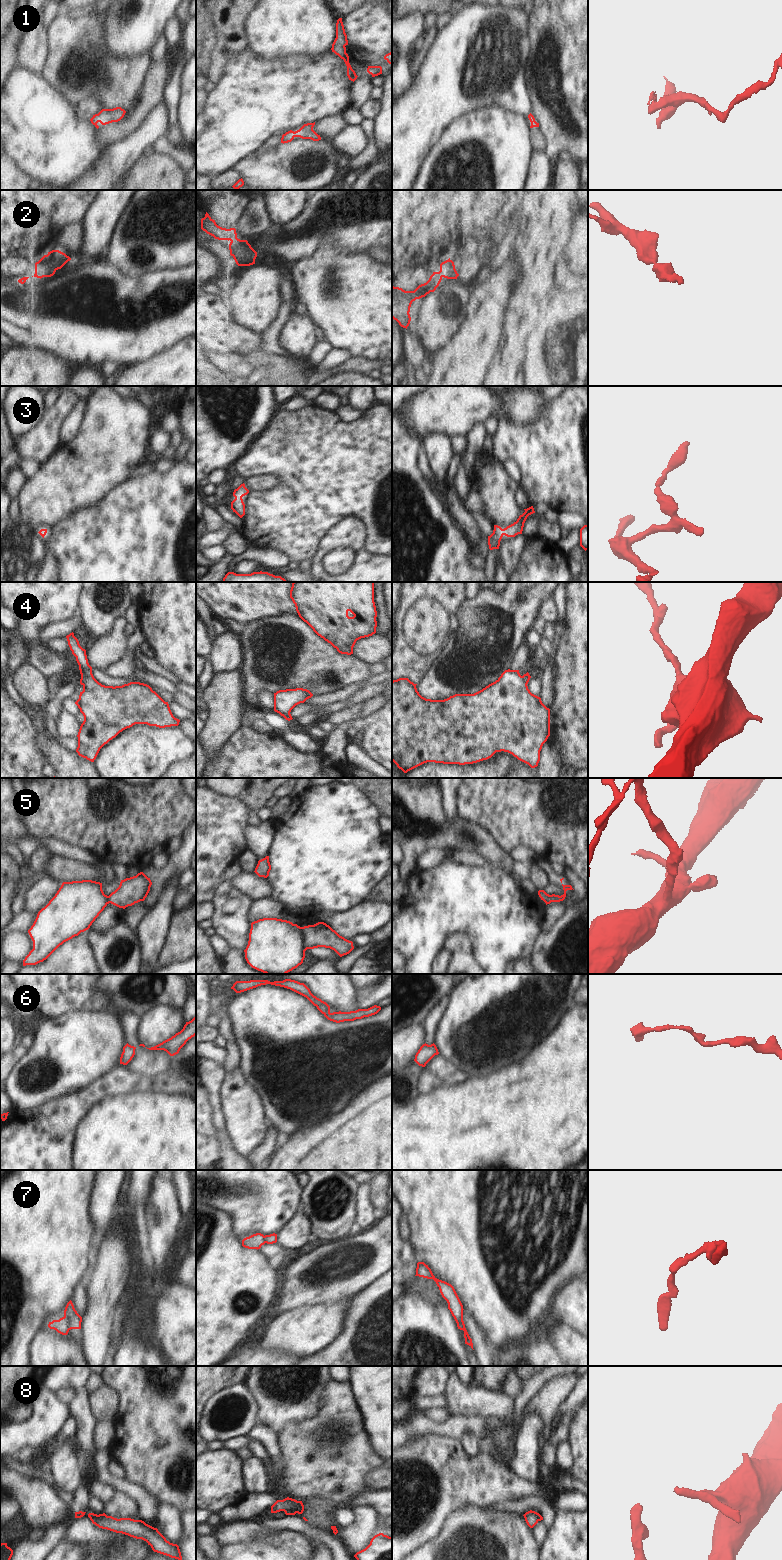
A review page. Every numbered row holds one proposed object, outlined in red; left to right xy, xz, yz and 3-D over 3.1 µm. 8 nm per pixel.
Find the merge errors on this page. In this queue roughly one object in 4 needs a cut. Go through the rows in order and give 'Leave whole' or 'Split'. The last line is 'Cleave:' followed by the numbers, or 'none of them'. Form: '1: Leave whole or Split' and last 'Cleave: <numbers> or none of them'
1: Leave whole
2: Leave whole
3: Leave whole
4: Leave whole
5: Split
6: Leave whole
7: Split
8: Split
Cleave: 5, 7, 8.

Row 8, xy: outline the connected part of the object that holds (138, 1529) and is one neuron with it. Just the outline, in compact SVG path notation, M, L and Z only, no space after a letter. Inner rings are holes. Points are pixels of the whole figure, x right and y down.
M105 1513L99 1514L96 1520L93 1520L90 1514L88 1514L88 1517L99 1528L122 1533L136 1539L142 1539L151 1546L154 1552L182 1560L179 1546L167 1541L157 1528L146 1524L142 1520L131 1518L117 1519L107 1516Z

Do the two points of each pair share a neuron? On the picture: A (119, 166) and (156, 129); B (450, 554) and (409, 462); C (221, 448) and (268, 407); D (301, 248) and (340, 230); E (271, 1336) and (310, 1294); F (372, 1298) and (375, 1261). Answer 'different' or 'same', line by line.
A: same
B: same
C: same
D: same
E: different
F: different

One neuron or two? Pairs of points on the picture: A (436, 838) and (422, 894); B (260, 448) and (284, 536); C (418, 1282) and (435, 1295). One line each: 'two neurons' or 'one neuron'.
A: two neurons
B: one neuron
C: one neuron

